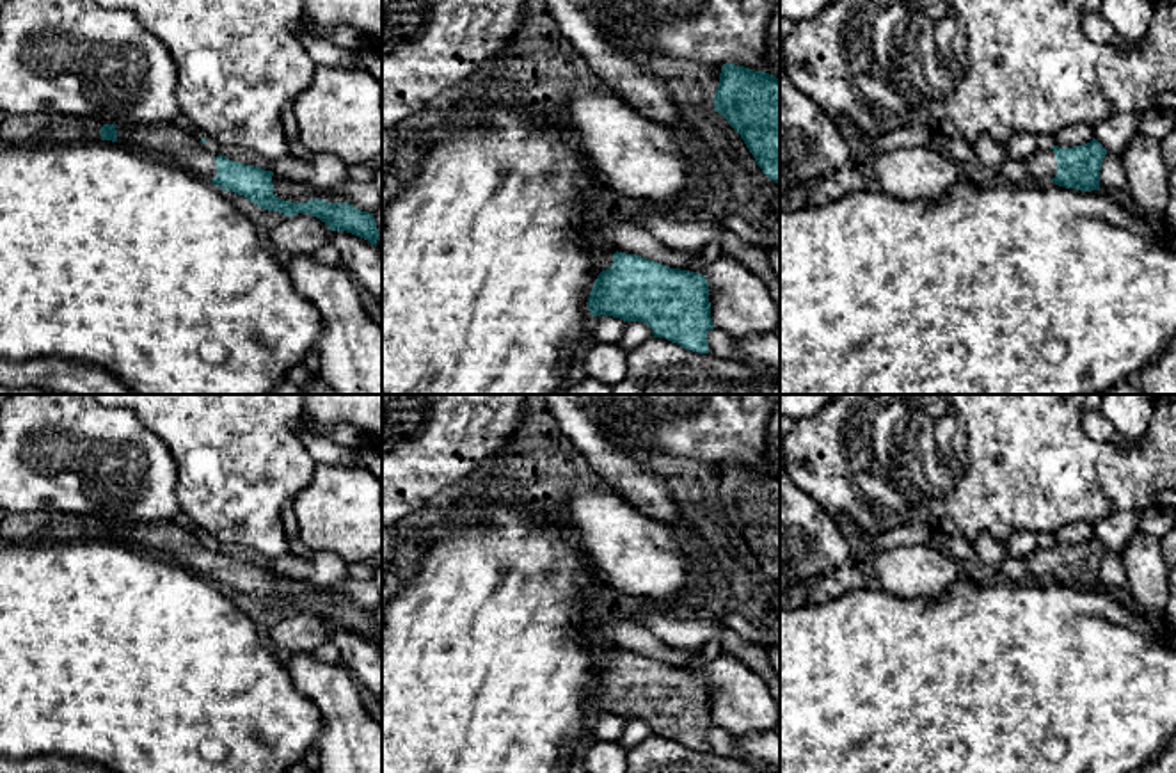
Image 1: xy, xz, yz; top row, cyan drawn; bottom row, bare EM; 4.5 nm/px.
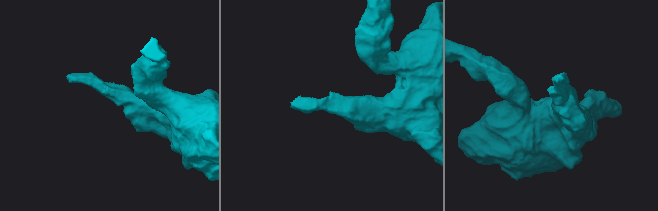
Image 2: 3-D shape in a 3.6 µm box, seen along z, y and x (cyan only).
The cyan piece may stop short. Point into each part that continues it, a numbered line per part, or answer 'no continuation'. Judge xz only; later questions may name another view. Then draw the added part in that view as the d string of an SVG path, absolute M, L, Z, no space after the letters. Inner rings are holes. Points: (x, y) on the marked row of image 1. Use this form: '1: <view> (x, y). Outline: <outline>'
1: xz (603, 256). Outline: M595 247L592 251L592 258L595 261L597 272L600 274L602 270L609 268L613 263L613 254L616 251L615 249L606 249L606 247Z

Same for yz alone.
1: yz (1041, 164). Outline: M1050 142L1039 144L1039 147L1025 160L1025 163L1034 185L1055 185L1052 179L1057 174L1057 160Z

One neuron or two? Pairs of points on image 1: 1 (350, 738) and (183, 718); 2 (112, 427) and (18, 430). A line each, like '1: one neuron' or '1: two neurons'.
1: two neurons
2: one neuron

